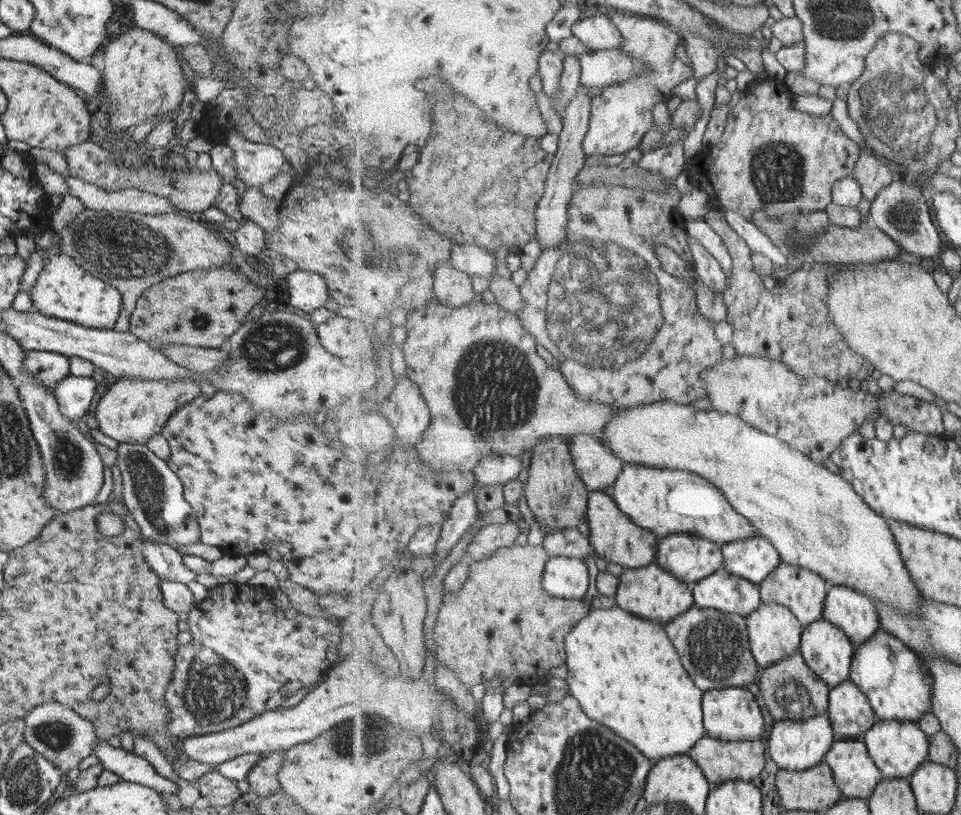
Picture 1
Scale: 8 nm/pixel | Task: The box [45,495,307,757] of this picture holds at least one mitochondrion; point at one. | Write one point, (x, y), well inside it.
(212, 691)

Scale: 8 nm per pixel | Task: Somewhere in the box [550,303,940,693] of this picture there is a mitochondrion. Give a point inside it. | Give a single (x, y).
(714, 646)

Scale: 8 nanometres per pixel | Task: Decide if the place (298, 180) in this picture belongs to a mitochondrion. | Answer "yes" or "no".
no

